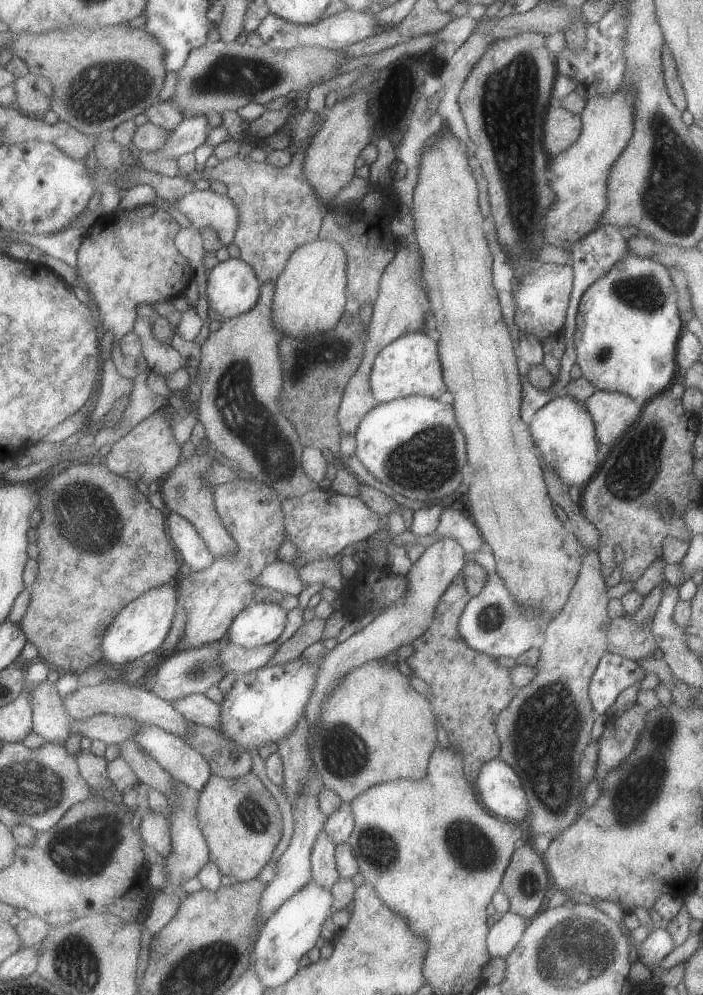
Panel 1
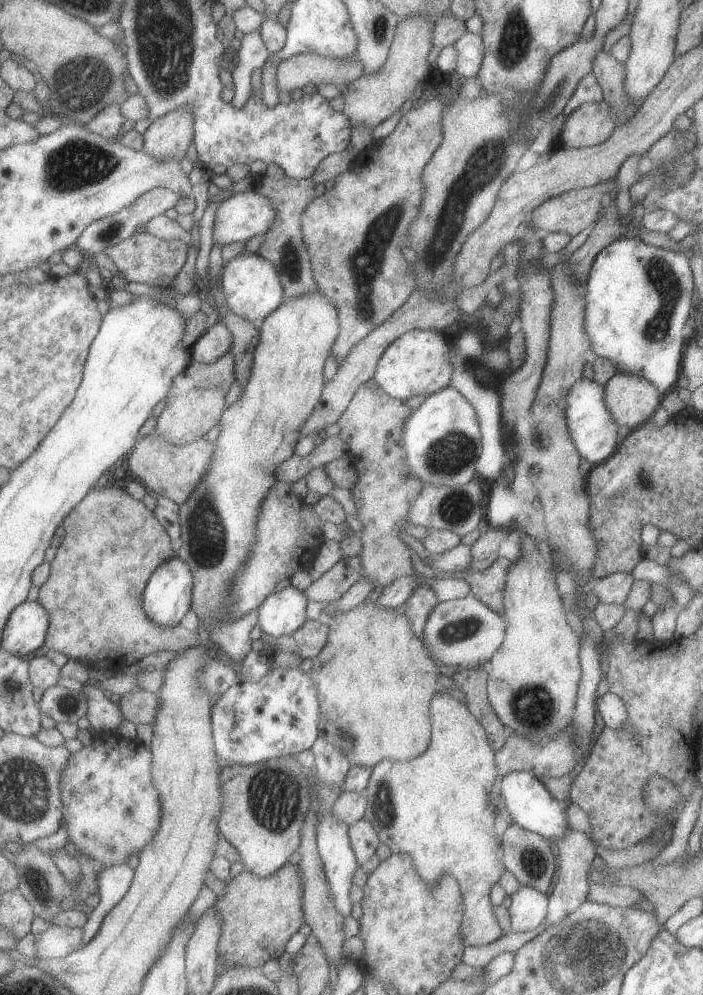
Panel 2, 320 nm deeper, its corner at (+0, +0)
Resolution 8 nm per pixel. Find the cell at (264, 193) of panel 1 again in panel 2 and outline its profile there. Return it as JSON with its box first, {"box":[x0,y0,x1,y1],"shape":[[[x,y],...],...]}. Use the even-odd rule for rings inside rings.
{"box":[254,175,320,299],"shape":[[[267,175],[257,179],[258,183],[254,190],[268,196],[273,201],[278,212],[275,224],[266,233],[263,245],[257,252],[267,260],[273,261],[273,264],[276,264],[276,267],[280,270],[287,299],[317,293],[320,290],[320,286],[316,281],[312,256],[302,233],[302,212],[316,198],[314,180],[312,178],[297,180],[289,176],[277,180]]]}

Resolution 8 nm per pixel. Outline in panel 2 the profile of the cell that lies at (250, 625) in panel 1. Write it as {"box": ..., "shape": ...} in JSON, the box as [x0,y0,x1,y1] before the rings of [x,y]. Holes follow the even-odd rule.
{"box":[259,585,309,637],"shape":[[[292,585],[272,593],[259,608],[259,627],[262,632],[274,637],[297,632],[308,622],[309,601],[305,591]]]}

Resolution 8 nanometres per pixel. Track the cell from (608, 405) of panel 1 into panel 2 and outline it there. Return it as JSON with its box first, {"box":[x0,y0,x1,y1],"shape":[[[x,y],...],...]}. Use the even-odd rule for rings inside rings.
{"box":[604,371,660,430],"shape":[[[619,371],[610,376],[604,384],[604,401],[618,427],[628,426],[633,430],[651,421],[653,413],[660,404],[660,399],[653,384],[640,376],[633,376]]]}

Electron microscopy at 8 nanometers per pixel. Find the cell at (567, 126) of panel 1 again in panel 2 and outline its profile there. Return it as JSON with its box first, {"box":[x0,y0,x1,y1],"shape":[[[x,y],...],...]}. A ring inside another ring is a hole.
{"box":[559,101,616,148],"shape":[[[604,101],[583,103],[565,118],[559,135],[563,148],[592,147],[609,138],[616,127]]]}

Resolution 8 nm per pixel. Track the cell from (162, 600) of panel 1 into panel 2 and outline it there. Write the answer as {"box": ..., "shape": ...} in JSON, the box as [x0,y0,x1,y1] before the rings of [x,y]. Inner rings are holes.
{"box":[144,556,195,627],"shape":[[[175,556],[165,561],[154,573],[145,590],[144,607],[148,615],[157,621],[157,624],[170,627],[177,626],[187,612],[193,610],[195,576],[189,564],[181,557]]]}

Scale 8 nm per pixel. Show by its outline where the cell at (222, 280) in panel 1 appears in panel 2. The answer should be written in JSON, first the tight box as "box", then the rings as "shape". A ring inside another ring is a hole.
{"box":[222,252,287,322],"shape":[[[245,252],[228,263],[222,272],[222,286],[231,310],[251,322],[271,316],[287,300],[280,270],[258,252]]]}

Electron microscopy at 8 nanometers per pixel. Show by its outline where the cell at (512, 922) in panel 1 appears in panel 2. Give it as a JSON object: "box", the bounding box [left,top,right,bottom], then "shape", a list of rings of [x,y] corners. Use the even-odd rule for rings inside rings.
{"box":[509,885,548,932],"shape":[[[520,885],[509,898],[509,930],[512,932],[533,930],[547,915],[548,896],[539,889]]]}

